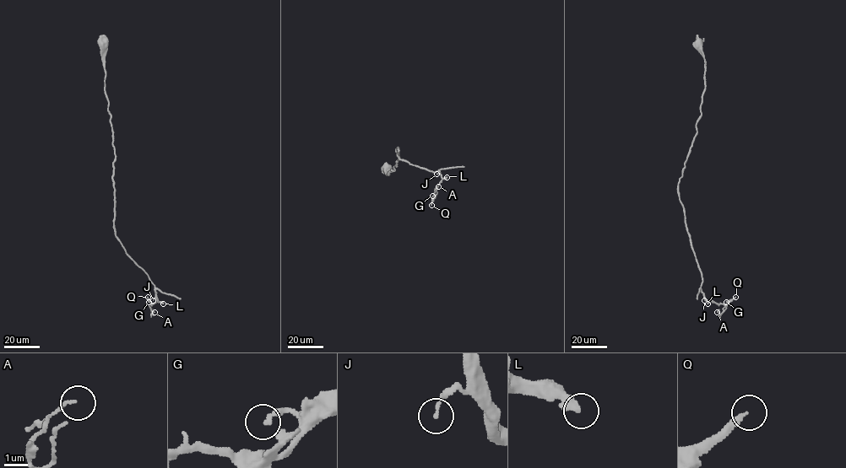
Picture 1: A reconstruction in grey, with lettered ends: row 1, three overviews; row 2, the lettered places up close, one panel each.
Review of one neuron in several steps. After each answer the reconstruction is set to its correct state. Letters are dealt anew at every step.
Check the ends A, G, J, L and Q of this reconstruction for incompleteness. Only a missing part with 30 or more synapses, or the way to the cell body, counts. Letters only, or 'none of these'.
L, Q

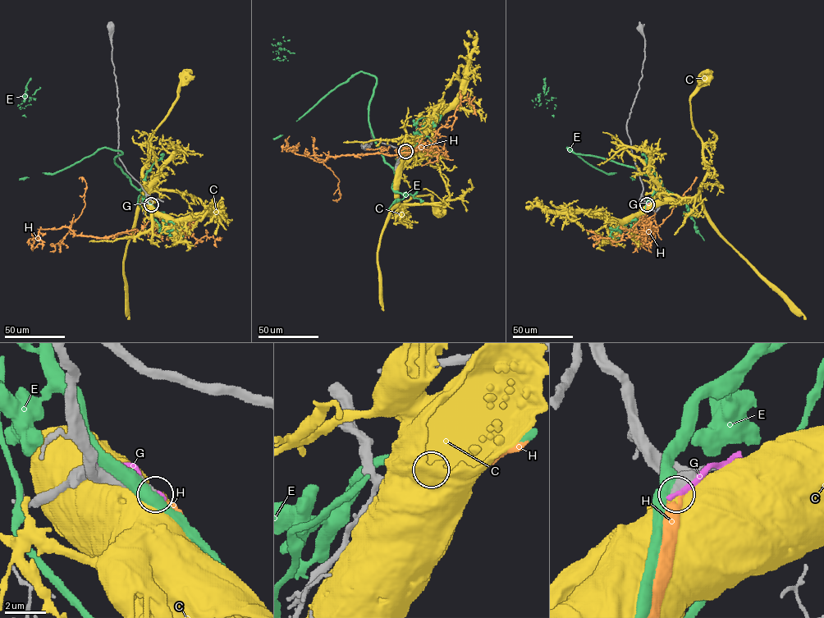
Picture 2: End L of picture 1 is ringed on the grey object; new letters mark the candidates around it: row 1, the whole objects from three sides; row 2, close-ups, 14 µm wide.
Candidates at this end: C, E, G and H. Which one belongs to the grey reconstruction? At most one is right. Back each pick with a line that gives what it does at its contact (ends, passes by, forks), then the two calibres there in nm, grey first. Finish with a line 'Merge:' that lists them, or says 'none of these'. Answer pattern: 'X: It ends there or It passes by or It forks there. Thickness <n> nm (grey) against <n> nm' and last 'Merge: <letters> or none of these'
H: It ends there. Thickness 440 nm (grey) against 160 nm
Merge: H

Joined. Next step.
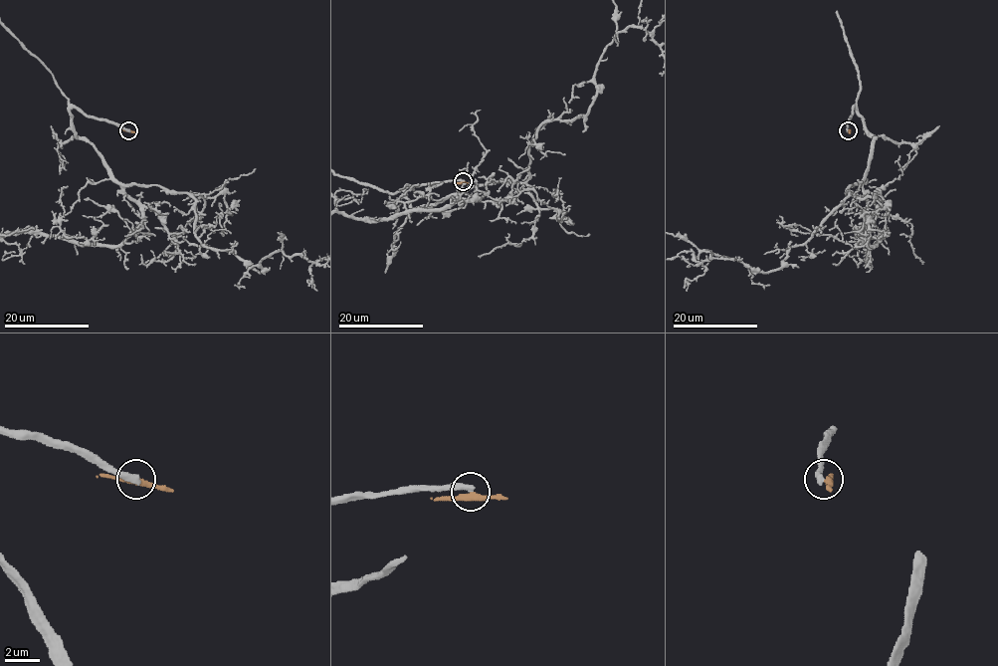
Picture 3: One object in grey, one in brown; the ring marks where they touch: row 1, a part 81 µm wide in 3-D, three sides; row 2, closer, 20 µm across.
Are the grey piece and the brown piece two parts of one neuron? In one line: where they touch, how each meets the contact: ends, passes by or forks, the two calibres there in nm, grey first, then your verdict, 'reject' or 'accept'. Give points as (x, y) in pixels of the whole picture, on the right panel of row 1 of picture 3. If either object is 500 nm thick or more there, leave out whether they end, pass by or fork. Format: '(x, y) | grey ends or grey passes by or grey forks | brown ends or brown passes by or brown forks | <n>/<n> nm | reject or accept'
(848, 130) | grey ends | brown passes by | 400/320 nm | reject

